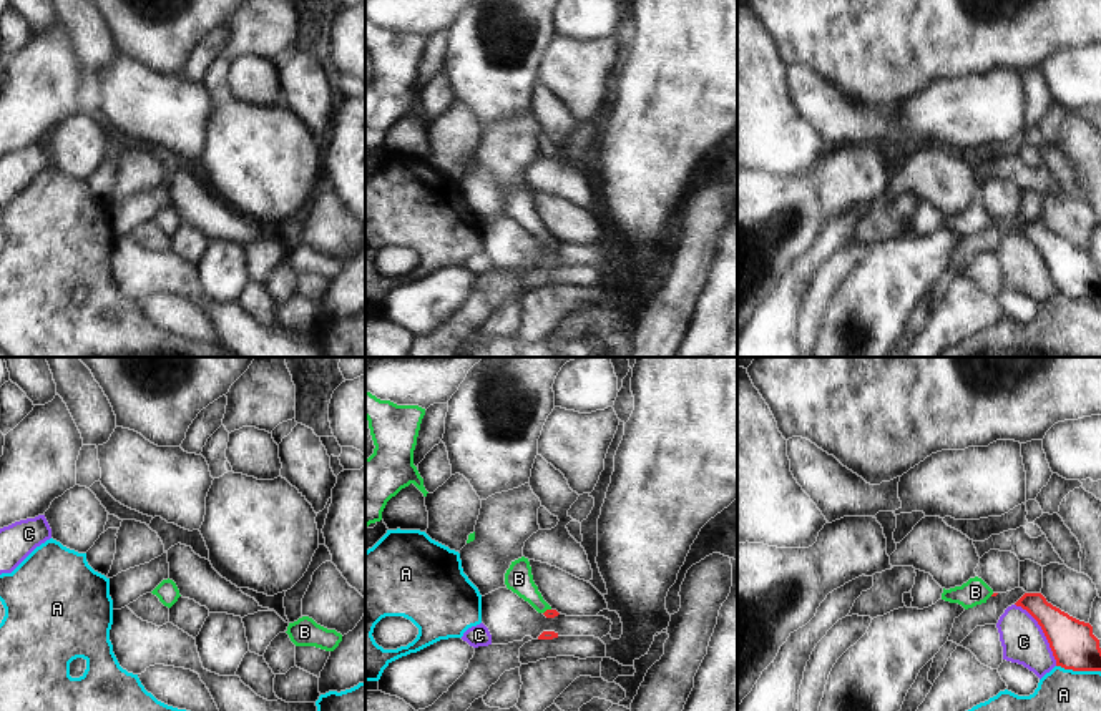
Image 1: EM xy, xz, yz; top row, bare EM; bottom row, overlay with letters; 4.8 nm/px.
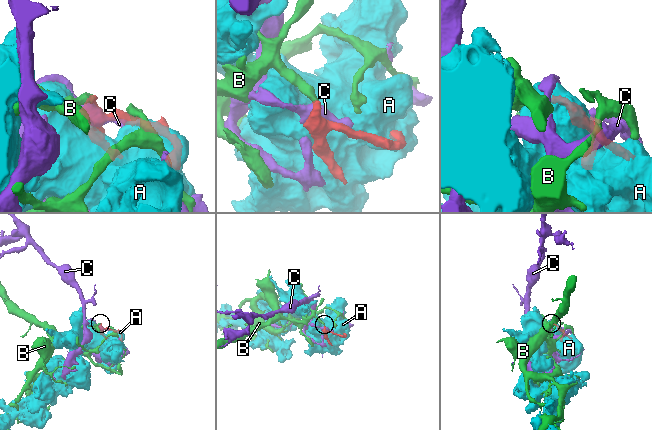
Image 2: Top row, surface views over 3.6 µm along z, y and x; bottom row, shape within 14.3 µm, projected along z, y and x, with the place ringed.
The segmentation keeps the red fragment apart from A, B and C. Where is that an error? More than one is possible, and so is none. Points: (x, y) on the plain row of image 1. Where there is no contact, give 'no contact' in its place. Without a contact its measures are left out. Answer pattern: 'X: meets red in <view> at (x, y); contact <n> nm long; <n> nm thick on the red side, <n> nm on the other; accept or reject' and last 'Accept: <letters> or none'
A: meets red in yz at (1078, 298); contact 220 nm long; 220 nm thick on the red side, 380 nm on the other; reject
B: meets red in xz at (547, 238); contact 50 nm long; 50 nm thick on the red side, 140 nm on the other; accept
C: meets red in yz at (1043, 259); contact 360 nm long; 220 nm thick on the red side, 220 nm on the other; reject
Accept: B

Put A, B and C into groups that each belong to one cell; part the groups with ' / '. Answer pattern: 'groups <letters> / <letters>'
groups A / B / C

